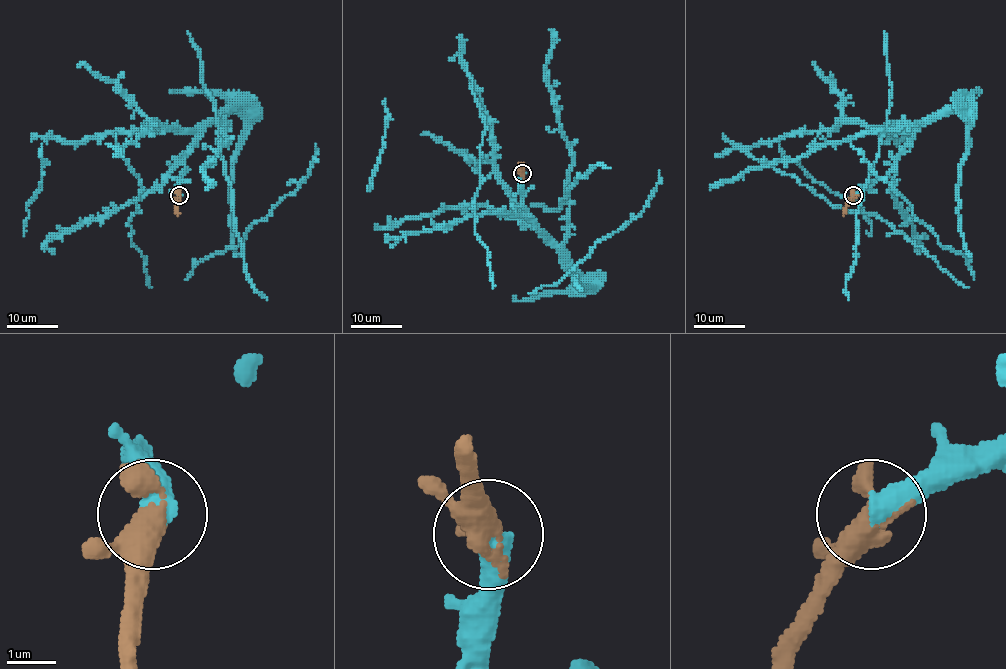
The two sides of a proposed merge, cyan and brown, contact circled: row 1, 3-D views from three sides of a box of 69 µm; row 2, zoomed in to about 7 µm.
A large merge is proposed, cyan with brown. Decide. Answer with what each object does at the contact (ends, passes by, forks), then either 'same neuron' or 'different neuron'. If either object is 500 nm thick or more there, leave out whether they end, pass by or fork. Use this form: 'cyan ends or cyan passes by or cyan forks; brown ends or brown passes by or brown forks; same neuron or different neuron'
same neuron

